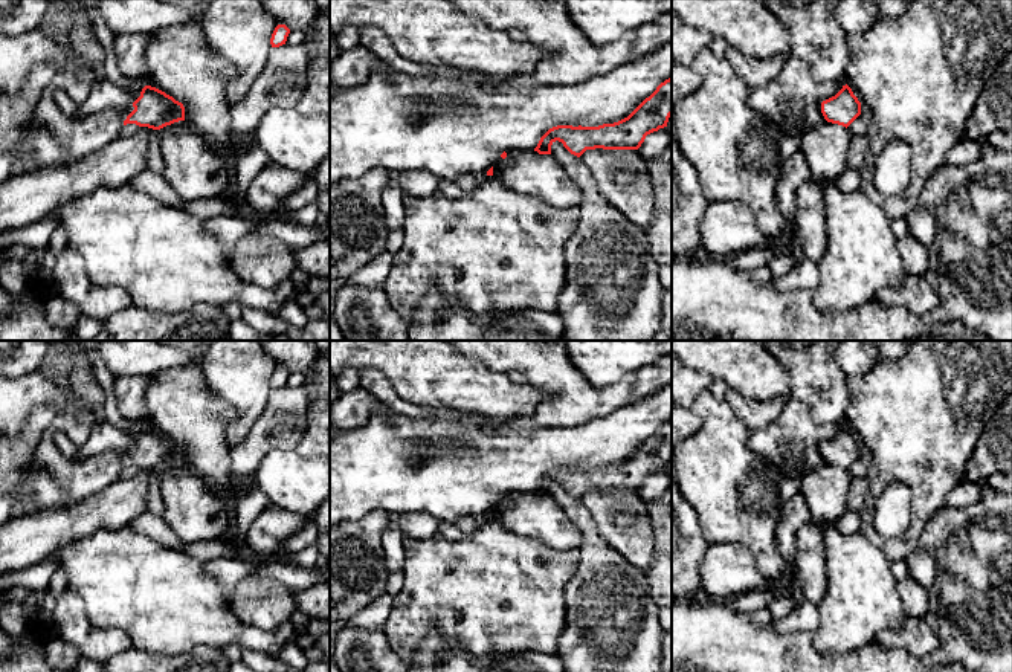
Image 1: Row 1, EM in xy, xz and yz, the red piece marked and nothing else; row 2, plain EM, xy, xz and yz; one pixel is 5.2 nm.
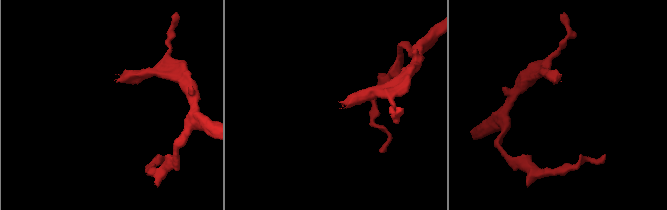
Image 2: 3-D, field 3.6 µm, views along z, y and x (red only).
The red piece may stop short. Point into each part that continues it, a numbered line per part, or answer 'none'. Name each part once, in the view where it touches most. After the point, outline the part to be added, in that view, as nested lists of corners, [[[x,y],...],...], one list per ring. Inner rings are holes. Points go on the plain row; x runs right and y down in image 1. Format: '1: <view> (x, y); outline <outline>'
1: xy (55, 480); outline [[[47,431],[34,454],[21,495],[14,507],[14,515],[24,516],[79,502],[119,480],[124,463],[134,452],[107,451],[84,460],[66,458],[53,441],[53,432]]]

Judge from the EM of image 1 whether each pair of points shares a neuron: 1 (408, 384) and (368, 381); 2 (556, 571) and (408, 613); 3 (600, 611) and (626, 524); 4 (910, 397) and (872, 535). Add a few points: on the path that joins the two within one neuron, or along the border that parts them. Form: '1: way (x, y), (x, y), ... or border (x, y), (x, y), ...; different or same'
1: border (360, 368), (382, 371), (400, 397), (418, 405); different
2: way (519, 582), (512, 590), (444, 590); same
3: border (596, 524), (600, 535), (643, 571); different
4: way (910, 431), (910, 443), (879, 477), (870, 501); same

